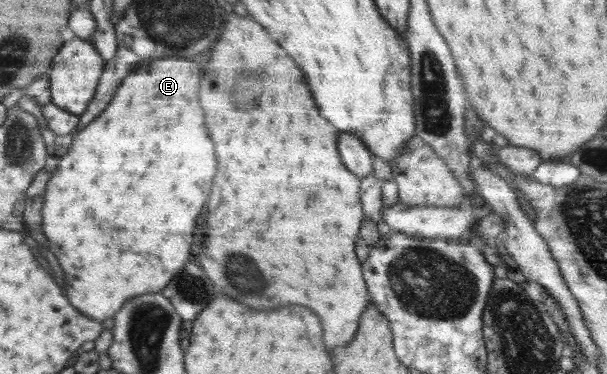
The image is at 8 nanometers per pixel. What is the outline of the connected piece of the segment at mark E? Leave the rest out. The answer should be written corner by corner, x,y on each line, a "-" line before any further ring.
171,56
162,60
140,62
138,71
128,75
120,89
116,91
104,111
93,119
84,129
74,136
74,141
68,153
60,159
60,165
51,173
45,187
44,207
42,207
42,229
48,239
48,249
54,253
56,261
64,271
64,283
68,291
68,299
72,299
75,308
86,317
102,322
108,317
113,318
124,303
142,293
158,293
164,289
176,273
182,271
180,267
186,265
190,255
190,243
194,239
196,219
210,195
212,177
216,175
216,157
214,145
204,127
204,113
198,105
198,91
200,91
200,67
193,59

